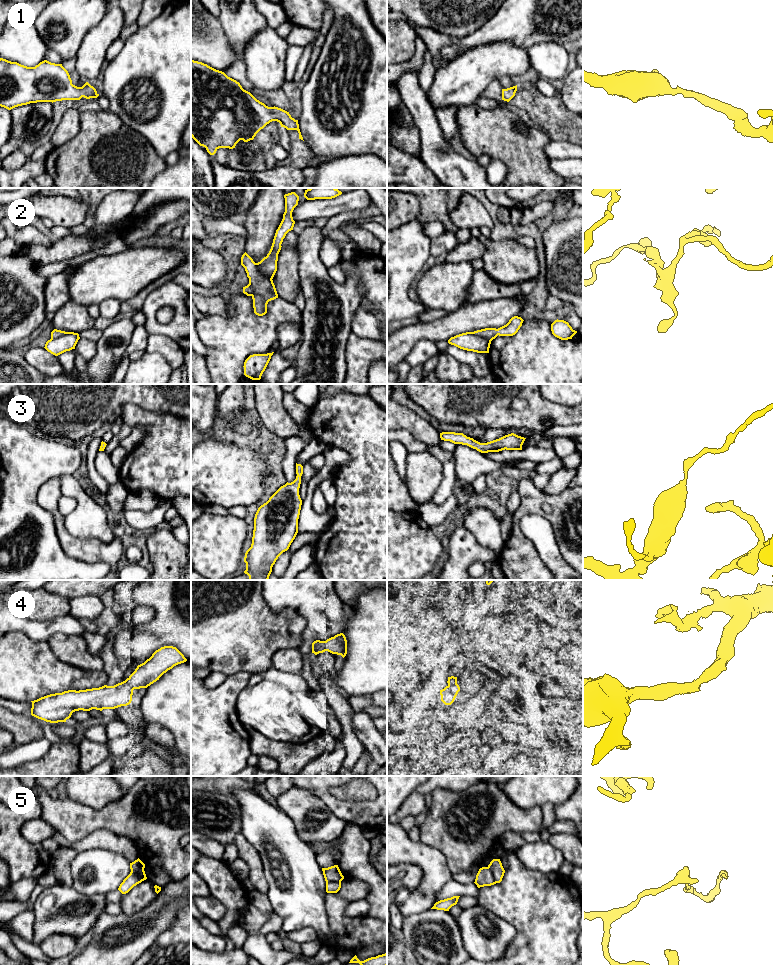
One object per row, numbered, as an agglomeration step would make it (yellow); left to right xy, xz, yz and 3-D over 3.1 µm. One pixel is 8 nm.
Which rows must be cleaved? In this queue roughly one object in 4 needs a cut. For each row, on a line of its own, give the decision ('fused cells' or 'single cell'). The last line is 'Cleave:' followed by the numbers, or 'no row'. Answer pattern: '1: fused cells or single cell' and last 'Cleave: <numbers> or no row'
1: single cell
2: fused cells
3: single cell
4: single cell
5: fused cells
Cleave: 2, 5

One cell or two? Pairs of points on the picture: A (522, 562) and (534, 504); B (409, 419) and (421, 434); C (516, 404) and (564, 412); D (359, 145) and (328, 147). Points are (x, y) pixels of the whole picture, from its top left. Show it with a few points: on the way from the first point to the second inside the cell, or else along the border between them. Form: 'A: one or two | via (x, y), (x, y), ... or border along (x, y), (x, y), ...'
A: one | via (518, 547), (516, 520), (519, 515)
B: one | via (413, 423), (420, 430)
C: two | border along (528, 401), (523, 409), (510, 408)
D: one | via (351, 145), (336, 145)

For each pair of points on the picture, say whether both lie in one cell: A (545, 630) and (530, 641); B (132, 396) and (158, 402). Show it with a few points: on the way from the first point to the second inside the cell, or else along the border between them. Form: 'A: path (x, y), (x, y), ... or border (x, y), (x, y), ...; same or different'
A: border (537, 623), (541, 646); different
B: path (138, 396), (152, 396); same

